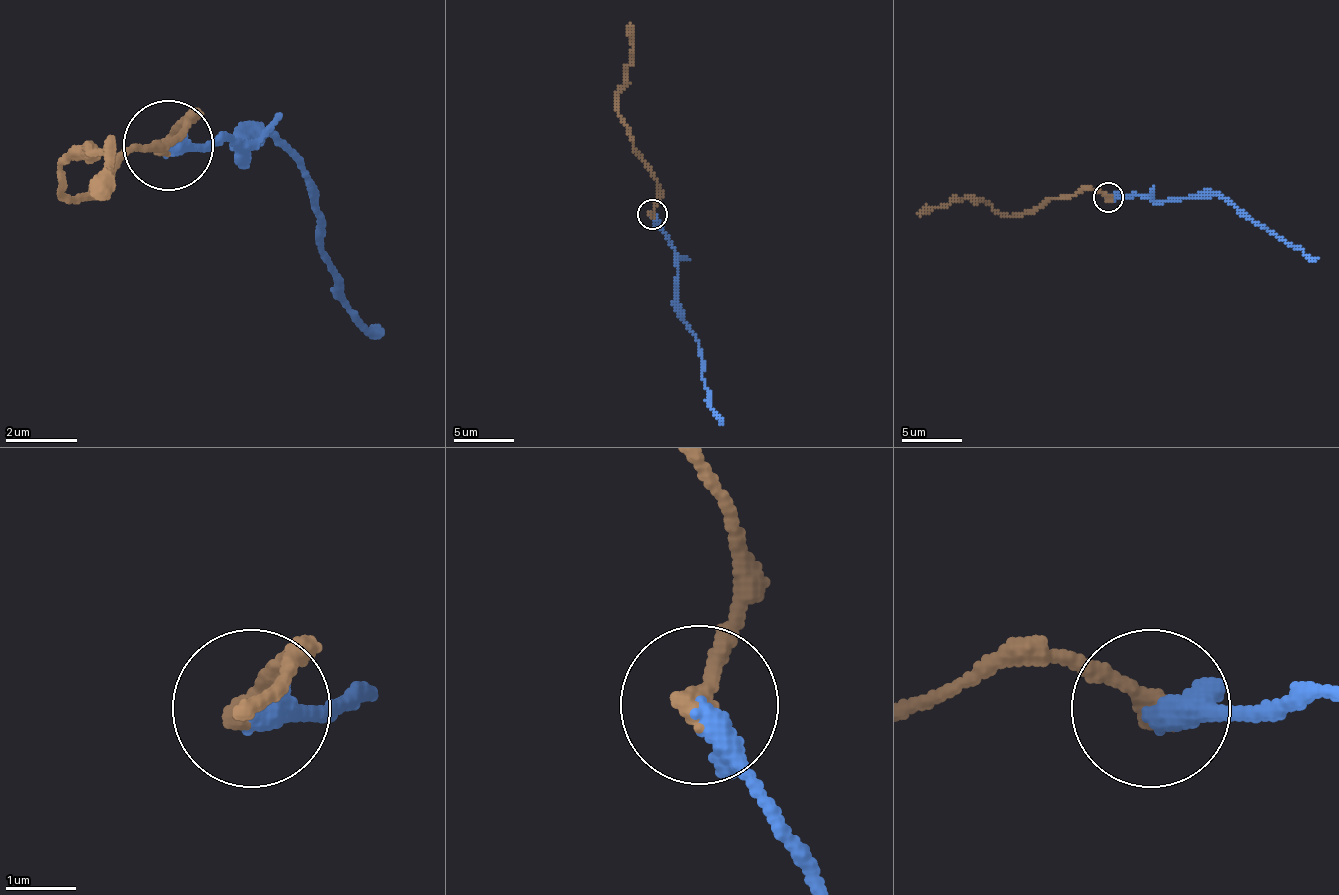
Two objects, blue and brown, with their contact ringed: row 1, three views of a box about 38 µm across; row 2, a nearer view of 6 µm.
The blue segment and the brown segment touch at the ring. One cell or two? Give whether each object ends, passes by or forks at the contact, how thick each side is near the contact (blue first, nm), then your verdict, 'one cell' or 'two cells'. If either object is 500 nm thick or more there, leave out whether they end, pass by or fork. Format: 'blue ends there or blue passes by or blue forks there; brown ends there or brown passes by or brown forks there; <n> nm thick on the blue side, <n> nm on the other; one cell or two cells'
blue ends there; brown ends there; 400 nm thick on the blue side, 320 nm on the other; two cells

